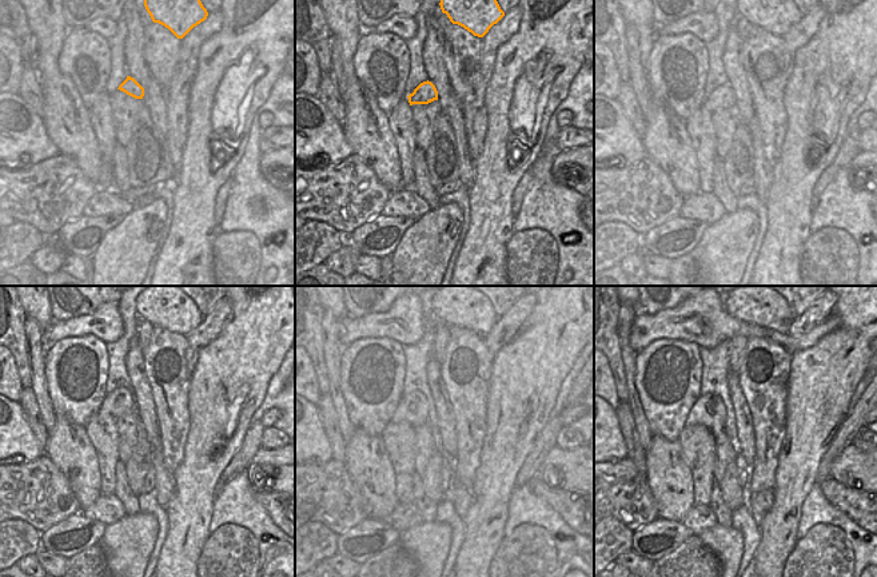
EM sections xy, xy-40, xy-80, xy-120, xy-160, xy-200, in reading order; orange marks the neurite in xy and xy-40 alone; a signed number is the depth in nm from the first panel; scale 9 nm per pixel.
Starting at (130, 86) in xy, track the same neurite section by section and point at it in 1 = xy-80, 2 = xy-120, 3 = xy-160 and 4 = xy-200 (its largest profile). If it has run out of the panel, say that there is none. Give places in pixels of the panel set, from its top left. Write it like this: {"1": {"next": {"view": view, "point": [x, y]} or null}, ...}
{"1": {"next": {"view": "xy-80", "point": [721, 98]}}, "2": {"next": {"view": "xy-120", "point": [120, 402]}}, "3": {"next": {"view": "xy-160", "point": [413, 408]}}, "4": {"next": {"view": "xy-200", "point": [709, 410]}}}

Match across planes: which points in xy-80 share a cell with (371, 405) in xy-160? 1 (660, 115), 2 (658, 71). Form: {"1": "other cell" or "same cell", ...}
{"1": "other cell", "2": "same cell"}

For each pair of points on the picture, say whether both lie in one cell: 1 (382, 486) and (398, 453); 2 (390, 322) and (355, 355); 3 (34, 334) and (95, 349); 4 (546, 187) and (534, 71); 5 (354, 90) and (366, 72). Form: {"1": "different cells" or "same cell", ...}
{"1": "different cells", "2": "different cells", "3": "different cells", "4": "different cells", "5": "different cells"}

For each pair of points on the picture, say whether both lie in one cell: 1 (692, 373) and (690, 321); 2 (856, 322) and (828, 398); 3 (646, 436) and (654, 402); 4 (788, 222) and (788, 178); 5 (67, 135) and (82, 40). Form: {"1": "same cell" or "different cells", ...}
{"1": "different cells", "2": "same cell", "3": "different cells", "4": "same cell", "5": "different cells"}

